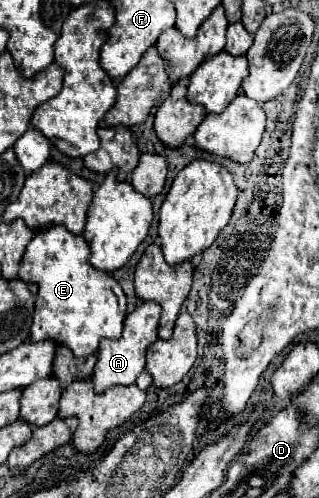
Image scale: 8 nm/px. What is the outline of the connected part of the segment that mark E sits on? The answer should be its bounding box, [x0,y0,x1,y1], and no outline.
[20,226,126,356]

